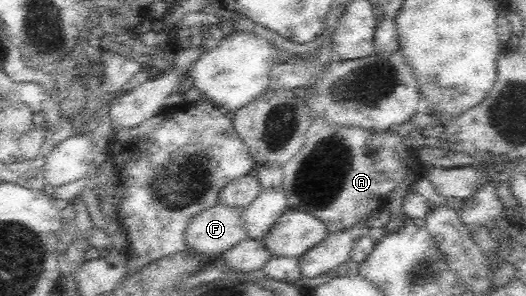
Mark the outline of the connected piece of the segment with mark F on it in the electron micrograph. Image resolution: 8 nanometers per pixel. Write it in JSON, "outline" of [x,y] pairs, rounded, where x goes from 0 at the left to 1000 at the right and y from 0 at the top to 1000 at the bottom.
{"outline":[[[413,686],[407,699],[375,720],[359,743],[352,770],[350,801],[357,845],[395,875],[403,861],[430,855],[441,831],[452,828],[462,807],[468,807],[466,770],[462,770],[462,713],[458,699],[443,706]]]}

